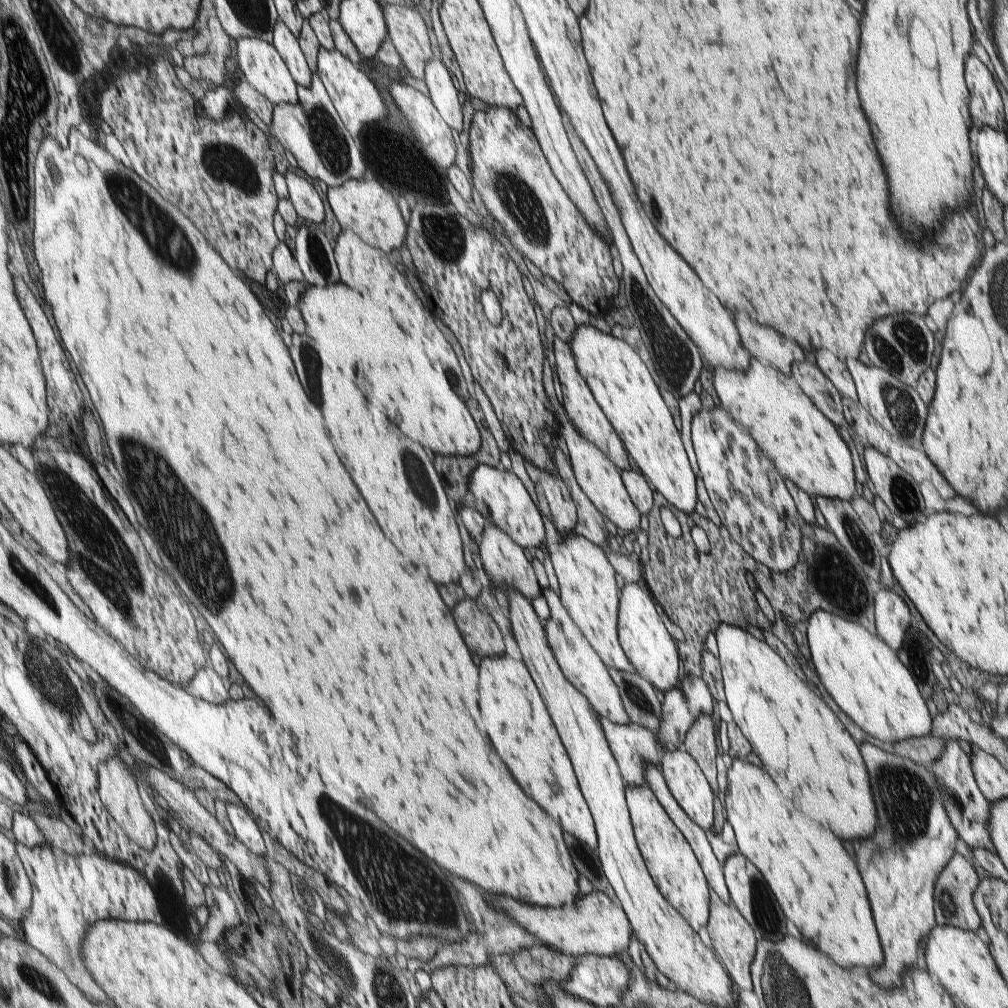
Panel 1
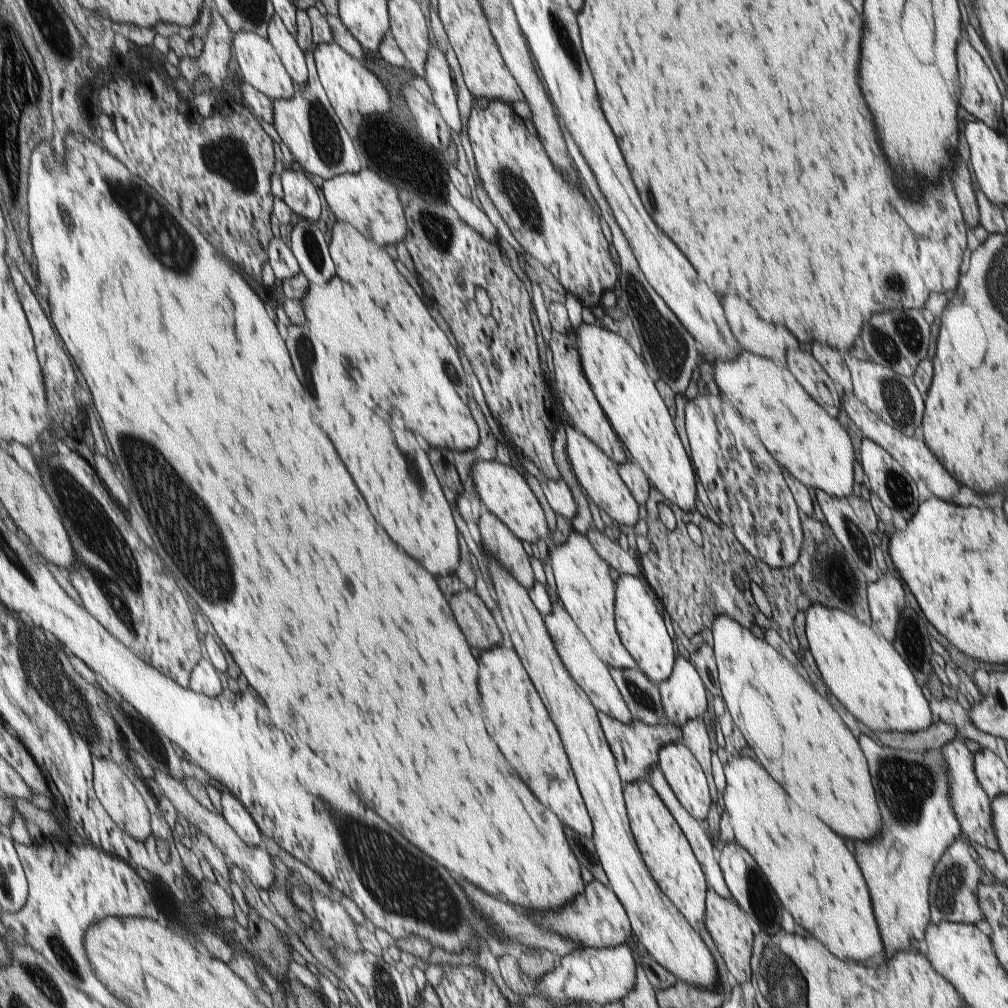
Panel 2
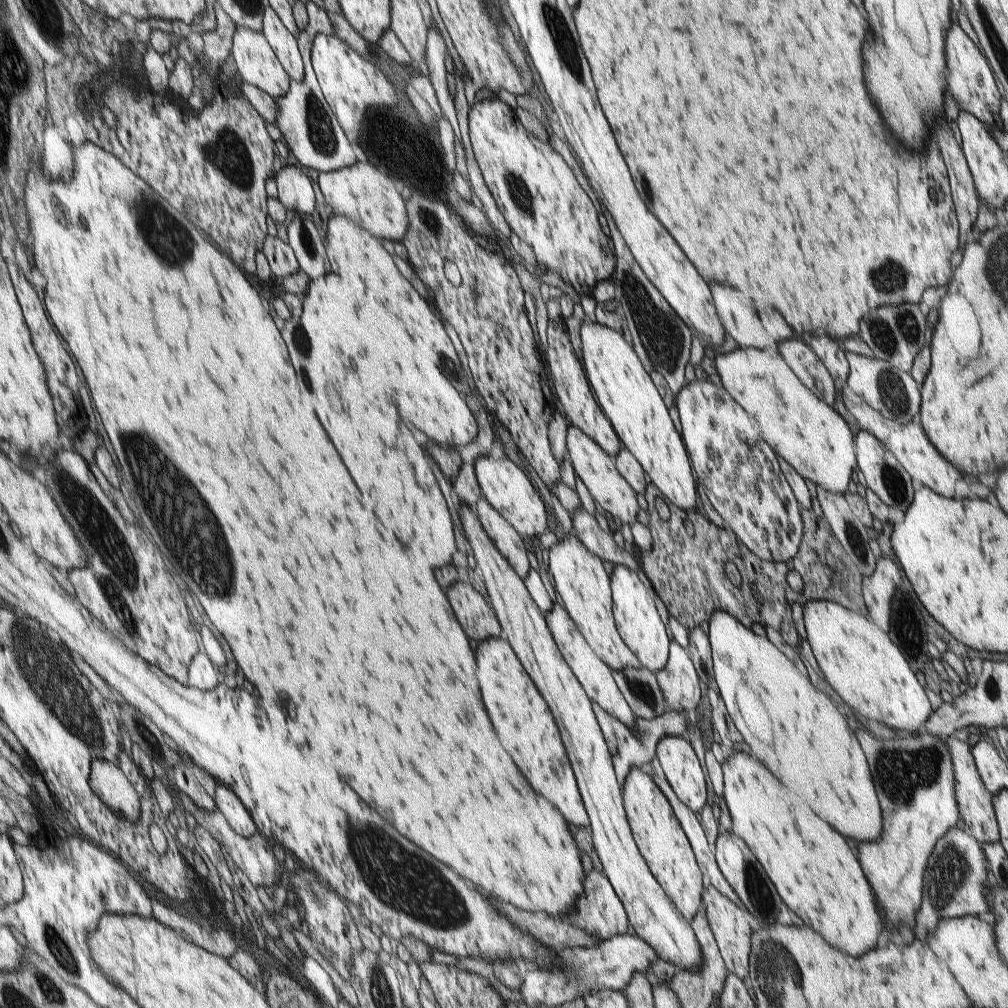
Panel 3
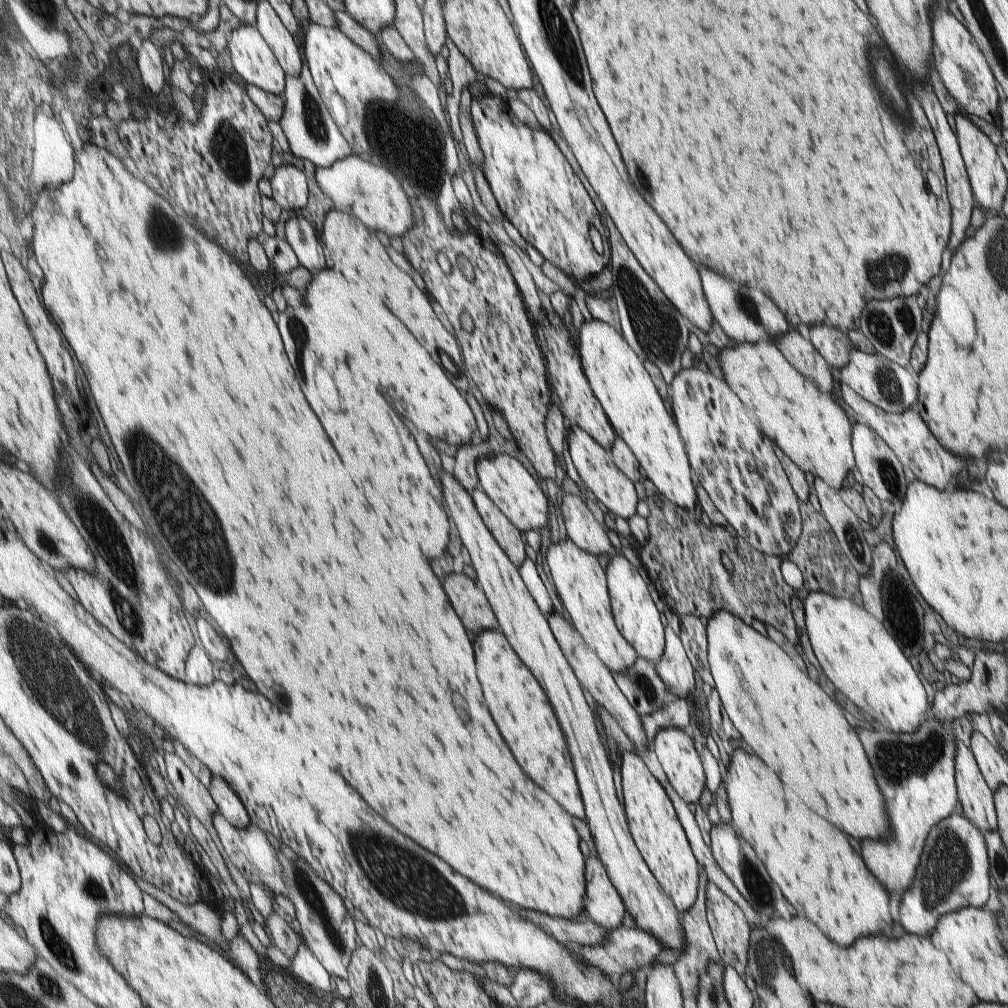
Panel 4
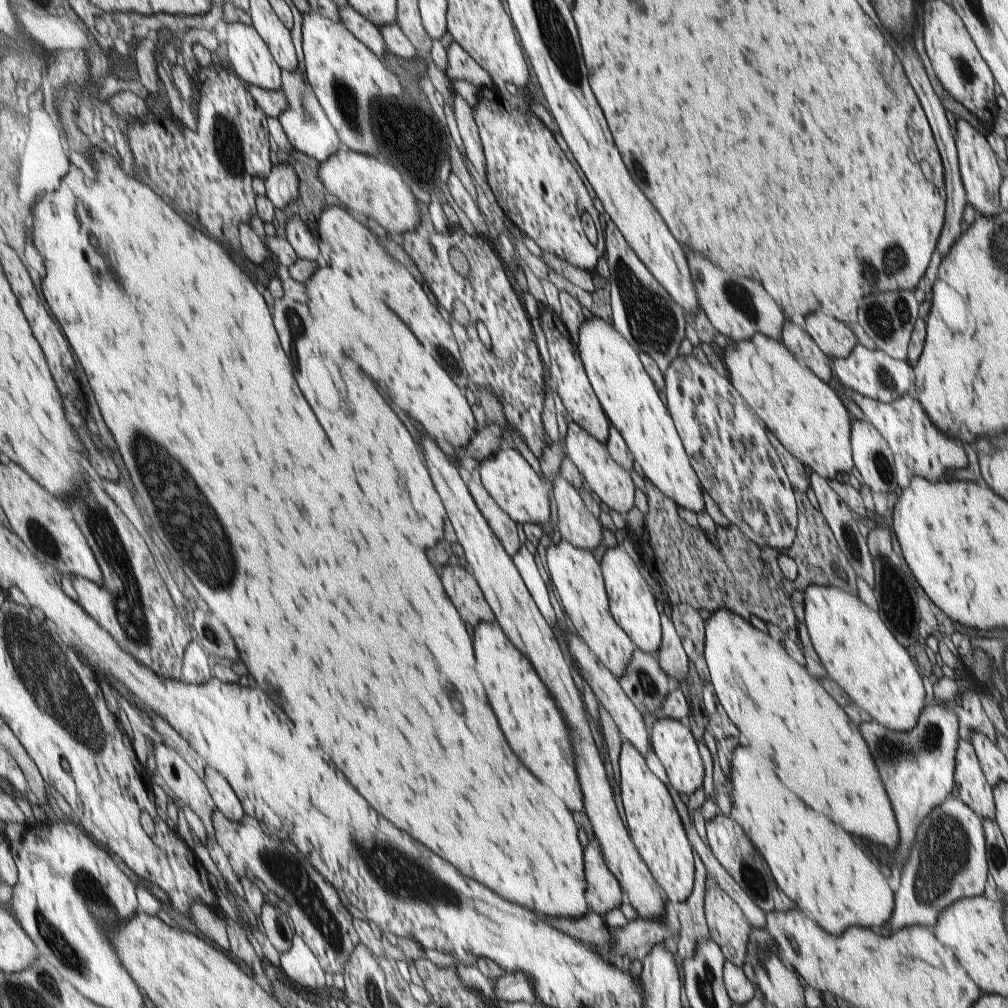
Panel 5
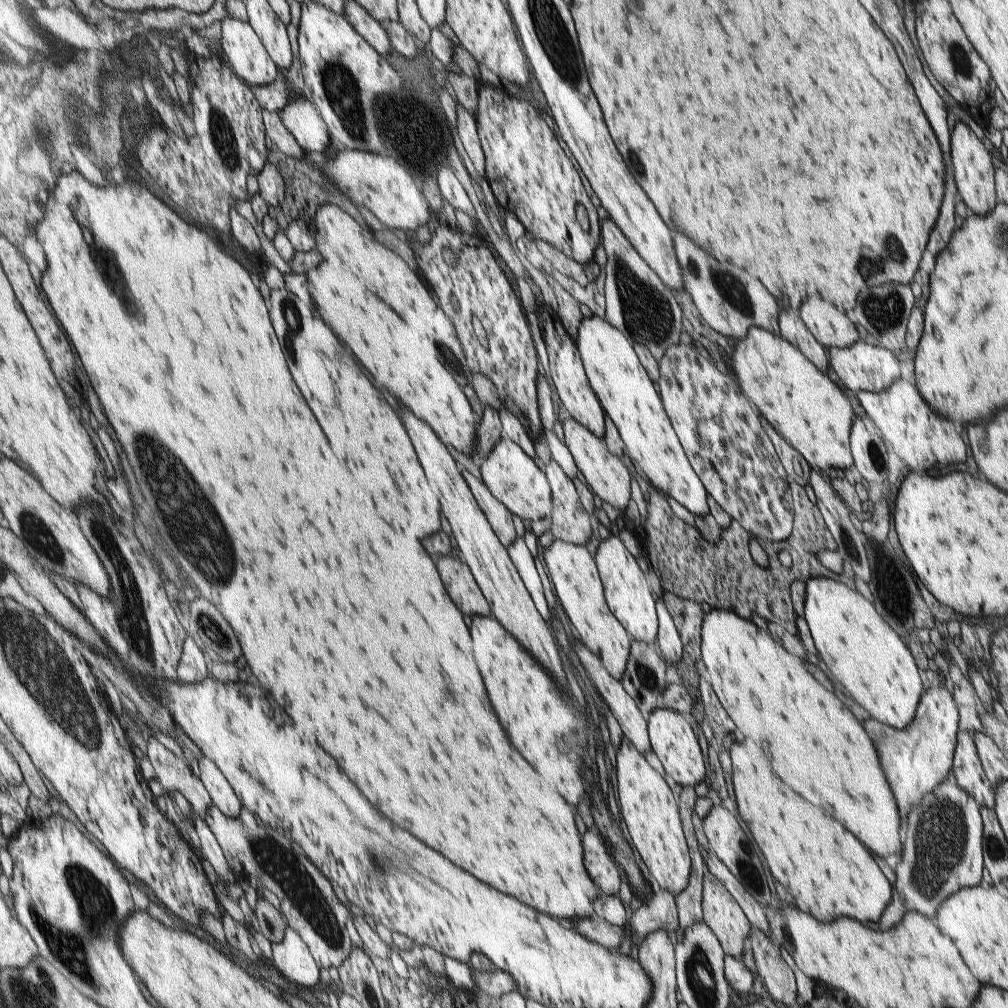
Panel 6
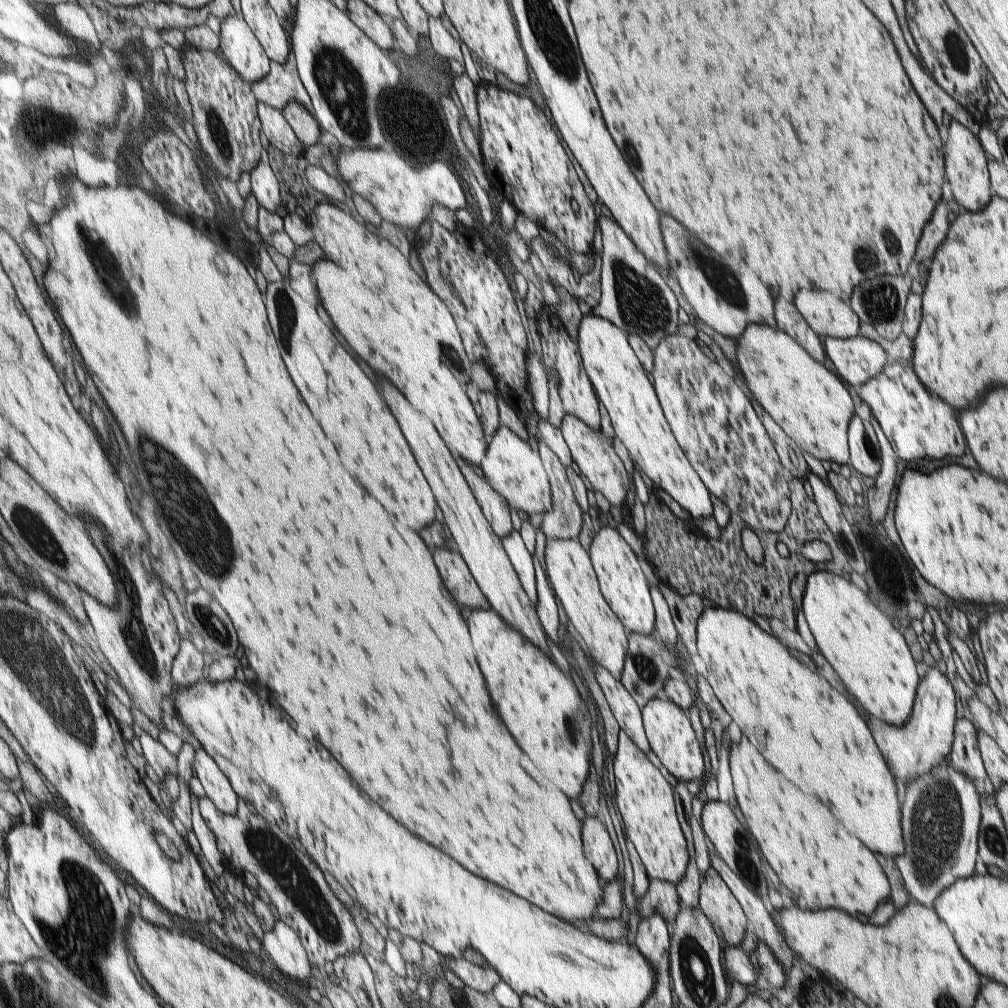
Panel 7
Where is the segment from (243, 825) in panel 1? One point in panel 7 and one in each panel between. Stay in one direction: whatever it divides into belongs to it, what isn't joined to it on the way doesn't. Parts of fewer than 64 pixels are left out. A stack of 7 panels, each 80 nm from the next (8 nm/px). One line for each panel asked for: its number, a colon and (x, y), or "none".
2: (236, 814)
3: (230, 805)
4: (230, 805)
5: (228, 802)
6: (224, 796)
7: (218, 787)

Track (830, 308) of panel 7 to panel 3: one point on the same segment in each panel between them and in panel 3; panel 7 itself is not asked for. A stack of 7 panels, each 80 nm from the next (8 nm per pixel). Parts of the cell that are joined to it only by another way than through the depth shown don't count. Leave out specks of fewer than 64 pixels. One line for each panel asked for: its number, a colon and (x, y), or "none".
3: (826, 350)
4: (833, 345)
5: (833, 338)
6: (830, 327)

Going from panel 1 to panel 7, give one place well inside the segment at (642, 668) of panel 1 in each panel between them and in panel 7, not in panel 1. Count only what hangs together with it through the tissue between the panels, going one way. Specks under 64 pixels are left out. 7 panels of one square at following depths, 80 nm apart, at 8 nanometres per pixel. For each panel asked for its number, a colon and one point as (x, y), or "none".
2: (641, 631)
3: (638, 626)
4: (637, 620)
5: (630, 602)
6: (629, 599)
7: (621, 582)

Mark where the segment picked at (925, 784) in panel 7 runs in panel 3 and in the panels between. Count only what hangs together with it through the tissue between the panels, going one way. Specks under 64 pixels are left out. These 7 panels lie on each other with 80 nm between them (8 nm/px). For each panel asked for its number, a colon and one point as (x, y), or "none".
3: (955, 871)
4: (951, 873)
5: (947, 862)
6: (942, 852)

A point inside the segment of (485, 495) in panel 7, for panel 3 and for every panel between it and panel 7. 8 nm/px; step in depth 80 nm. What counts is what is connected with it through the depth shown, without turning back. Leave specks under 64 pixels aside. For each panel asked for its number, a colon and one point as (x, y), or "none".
3: (501, 533)
4: (505, 534)
5: (498, 519)
6: (496, 513)

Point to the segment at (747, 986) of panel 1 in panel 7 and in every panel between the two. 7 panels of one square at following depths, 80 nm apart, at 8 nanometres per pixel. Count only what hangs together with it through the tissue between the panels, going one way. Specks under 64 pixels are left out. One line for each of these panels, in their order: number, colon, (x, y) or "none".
2: (724, 921)
3: (730, 930)
4: (729, 929)
5: (727, 928)
6: (721, 913)
7: (716, 901)

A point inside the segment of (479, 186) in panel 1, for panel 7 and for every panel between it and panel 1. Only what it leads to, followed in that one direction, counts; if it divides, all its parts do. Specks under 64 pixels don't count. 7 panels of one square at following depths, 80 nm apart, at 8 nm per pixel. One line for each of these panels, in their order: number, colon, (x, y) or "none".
2: (550, 220)
3: (540, 200)
4: (535, 189)
5: (537, 189)
6: (530, 177)
7: (526, 161)

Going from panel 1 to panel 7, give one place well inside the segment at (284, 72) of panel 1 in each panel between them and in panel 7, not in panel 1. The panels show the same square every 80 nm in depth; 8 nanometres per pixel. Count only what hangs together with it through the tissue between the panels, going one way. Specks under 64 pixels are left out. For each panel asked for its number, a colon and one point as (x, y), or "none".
2: (260, 64)
3: (256, 61)
4: (256, 62)
5: (252, 59)
6: (250, 59)
7: (239, 44)

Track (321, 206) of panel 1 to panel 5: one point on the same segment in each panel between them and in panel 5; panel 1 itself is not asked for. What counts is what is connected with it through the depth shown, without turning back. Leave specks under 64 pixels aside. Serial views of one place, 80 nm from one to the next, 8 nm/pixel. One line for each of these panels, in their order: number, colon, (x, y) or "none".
2: (304, 198)
3: (296, 190)
4: (290, 186)
5: (282, 185)

